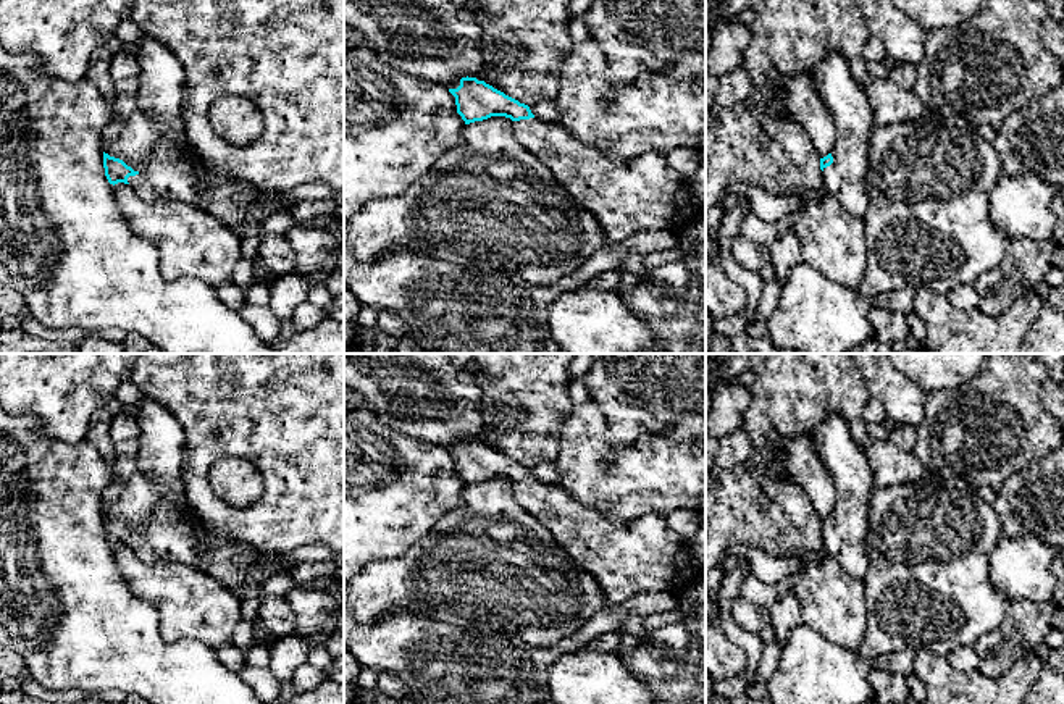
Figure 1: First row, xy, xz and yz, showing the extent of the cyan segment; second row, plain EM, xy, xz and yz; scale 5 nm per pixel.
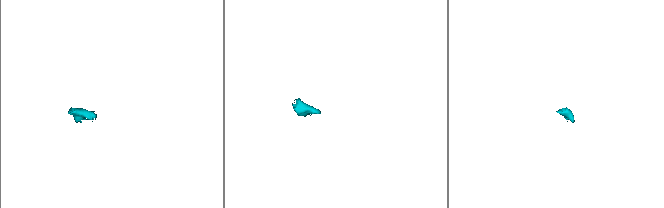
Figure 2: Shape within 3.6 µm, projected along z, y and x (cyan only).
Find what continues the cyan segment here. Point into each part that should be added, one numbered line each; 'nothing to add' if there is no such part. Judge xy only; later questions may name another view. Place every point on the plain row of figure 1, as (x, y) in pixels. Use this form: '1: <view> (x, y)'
1: xy (170, 536)

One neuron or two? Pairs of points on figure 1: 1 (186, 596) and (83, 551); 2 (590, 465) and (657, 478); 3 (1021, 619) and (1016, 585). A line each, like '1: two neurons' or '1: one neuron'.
1: two neurons
2: one neuron
3: two neurons

